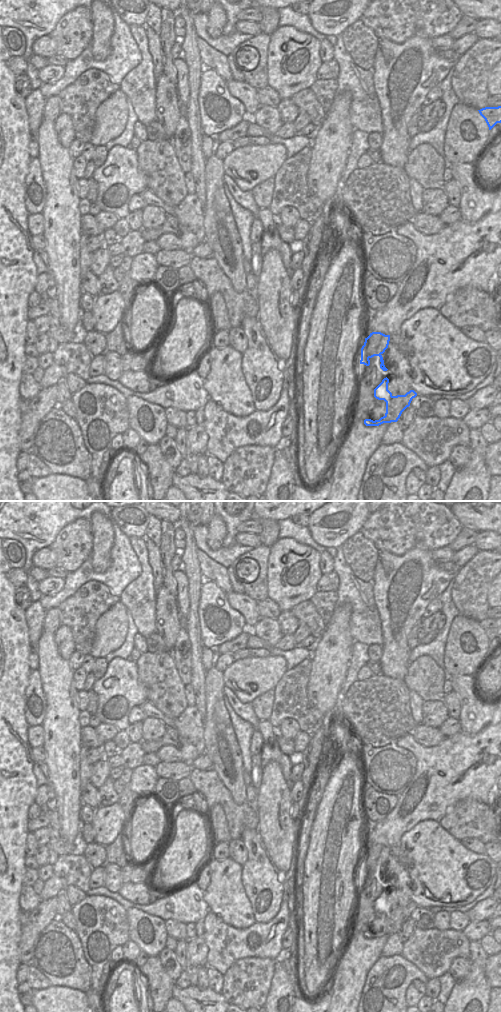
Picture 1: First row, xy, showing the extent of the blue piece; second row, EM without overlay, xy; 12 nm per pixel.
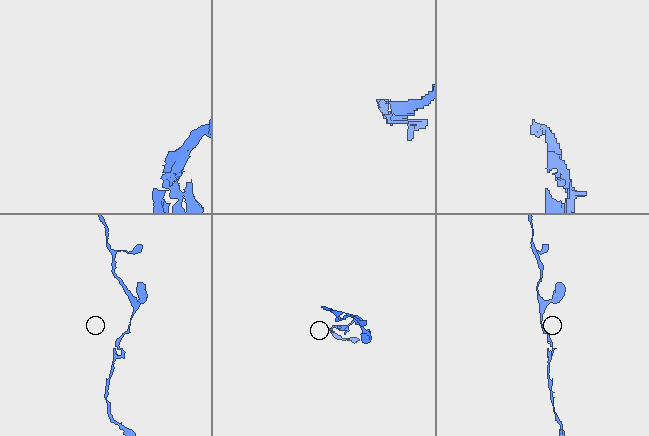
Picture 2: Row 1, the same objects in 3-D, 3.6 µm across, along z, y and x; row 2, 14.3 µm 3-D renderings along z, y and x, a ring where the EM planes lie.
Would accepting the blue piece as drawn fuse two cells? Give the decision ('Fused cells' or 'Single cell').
Single cell.

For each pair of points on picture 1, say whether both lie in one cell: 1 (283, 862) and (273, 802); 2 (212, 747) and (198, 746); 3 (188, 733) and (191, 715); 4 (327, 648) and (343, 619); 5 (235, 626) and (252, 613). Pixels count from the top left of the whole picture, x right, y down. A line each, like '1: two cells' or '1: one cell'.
1: one cell
2: two cells
3: one cell
4: one cell
5: two cells

